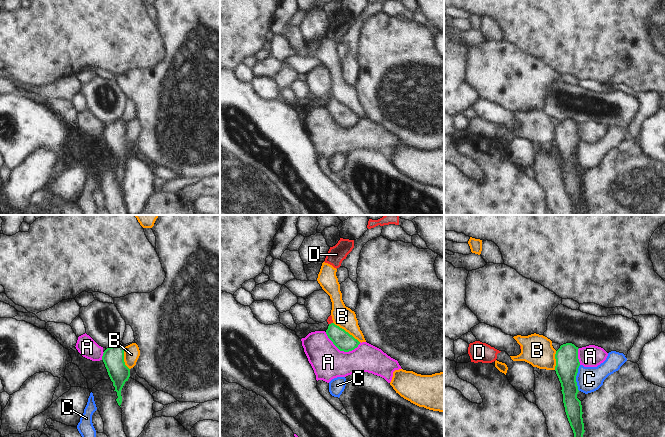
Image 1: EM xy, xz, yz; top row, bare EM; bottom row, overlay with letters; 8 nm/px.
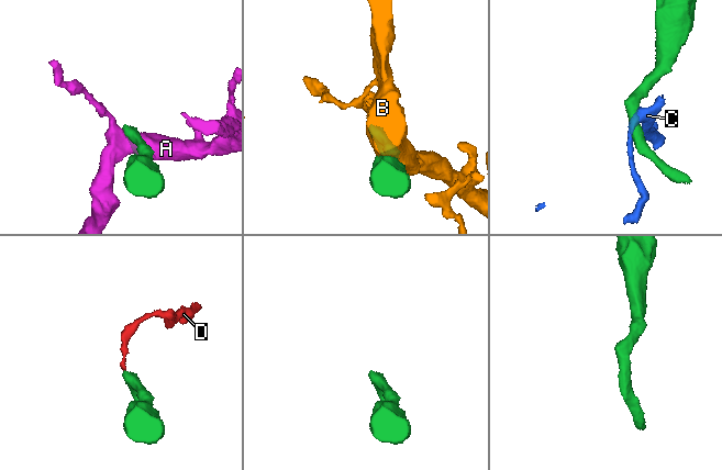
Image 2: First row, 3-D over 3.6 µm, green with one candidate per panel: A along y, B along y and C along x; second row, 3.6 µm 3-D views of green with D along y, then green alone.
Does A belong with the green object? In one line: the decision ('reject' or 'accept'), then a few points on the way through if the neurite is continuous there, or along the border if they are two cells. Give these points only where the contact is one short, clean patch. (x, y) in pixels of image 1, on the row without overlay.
reject; border xz (325, 108), (327, 113), (340, 126), (351, 127), (360, 119)

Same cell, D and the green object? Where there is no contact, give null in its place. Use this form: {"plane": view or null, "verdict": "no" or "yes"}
{"plane": "xz", "verdict": "yes"}

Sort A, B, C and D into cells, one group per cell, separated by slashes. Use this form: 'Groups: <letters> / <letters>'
Groups: A / B / C / D.

